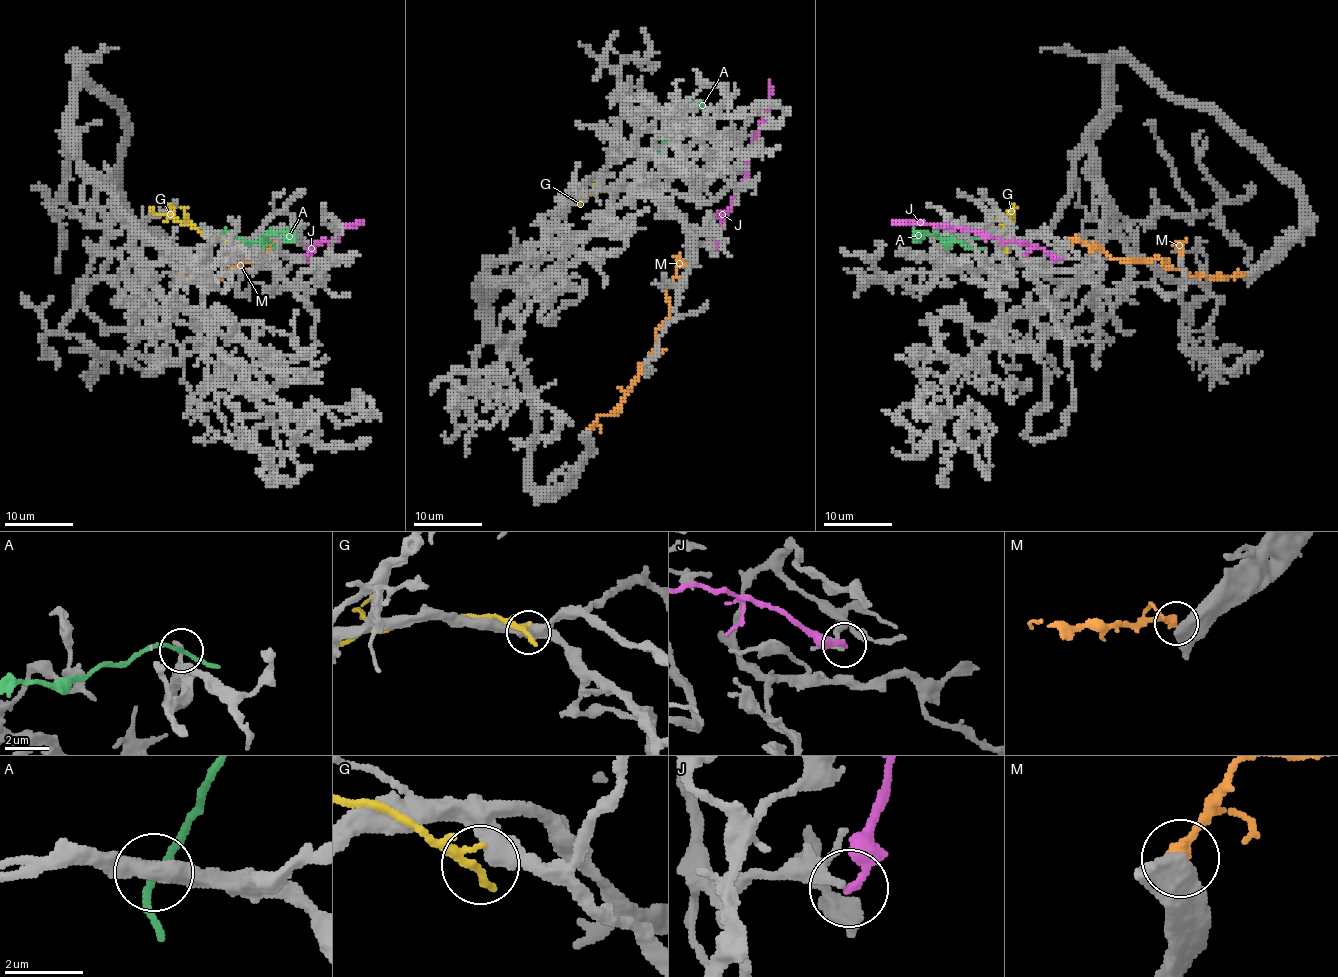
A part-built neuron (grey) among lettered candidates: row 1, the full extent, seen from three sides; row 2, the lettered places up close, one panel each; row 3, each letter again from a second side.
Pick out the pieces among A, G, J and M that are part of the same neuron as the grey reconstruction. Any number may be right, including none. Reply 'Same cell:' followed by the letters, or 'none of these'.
Same cell: none of these

